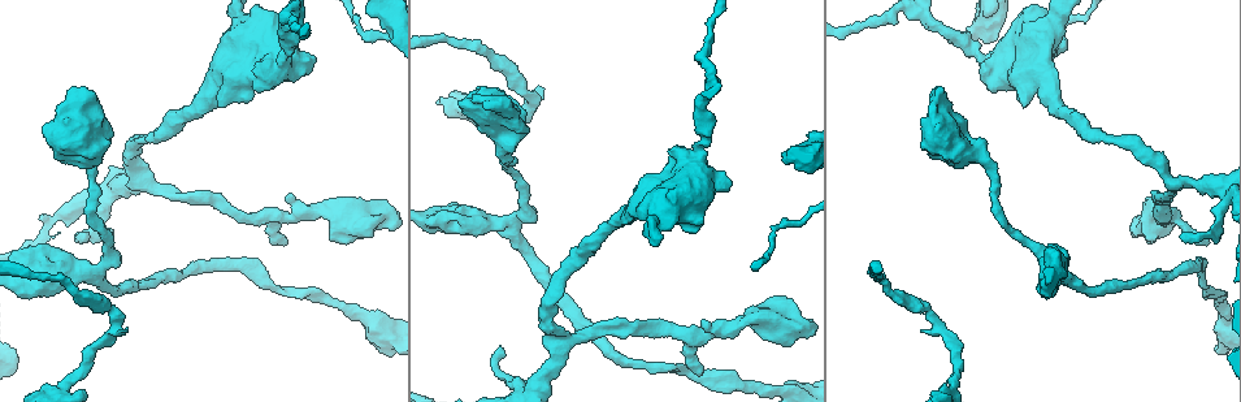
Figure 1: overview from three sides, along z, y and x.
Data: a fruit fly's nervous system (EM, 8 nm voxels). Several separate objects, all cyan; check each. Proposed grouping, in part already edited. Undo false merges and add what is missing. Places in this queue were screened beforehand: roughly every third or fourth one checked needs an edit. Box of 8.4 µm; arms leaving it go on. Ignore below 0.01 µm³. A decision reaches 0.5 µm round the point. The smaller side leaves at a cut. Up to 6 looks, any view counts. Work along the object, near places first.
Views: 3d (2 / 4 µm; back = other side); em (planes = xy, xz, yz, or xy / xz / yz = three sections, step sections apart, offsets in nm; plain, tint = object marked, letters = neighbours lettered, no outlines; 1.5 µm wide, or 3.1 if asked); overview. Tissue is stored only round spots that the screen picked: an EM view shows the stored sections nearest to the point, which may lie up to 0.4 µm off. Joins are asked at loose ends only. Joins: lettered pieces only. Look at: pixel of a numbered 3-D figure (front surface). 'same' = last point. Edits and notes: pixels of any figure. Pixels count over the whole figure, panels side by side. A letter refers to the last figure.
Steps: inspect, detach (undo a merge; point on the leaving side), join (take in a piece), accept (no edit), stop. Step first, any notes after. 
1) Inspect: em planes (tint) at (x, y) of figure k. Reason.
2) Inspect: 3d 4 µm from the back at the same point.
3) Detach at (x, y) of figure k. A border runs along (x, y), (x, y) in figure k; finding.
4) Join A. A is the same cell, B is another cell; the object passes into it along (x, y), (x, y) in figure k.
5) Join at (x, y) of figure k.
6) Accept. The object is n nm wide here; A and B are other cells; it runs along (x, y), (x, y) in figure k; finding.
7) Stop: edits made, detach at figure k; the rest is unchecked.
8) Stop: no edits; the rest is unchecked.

Inspect: em planes (tint) at (765, 254) of figure 1. Thin neck.

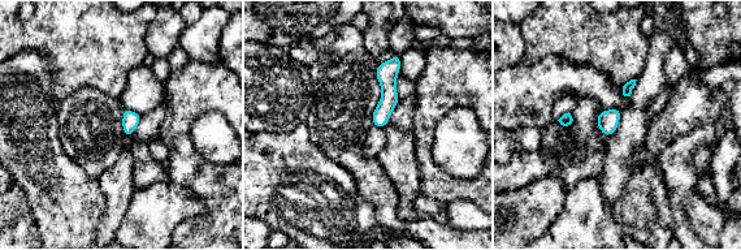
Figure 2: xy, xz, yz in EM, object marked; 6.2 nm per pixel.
Inspect: em planes (letters) at the same point.

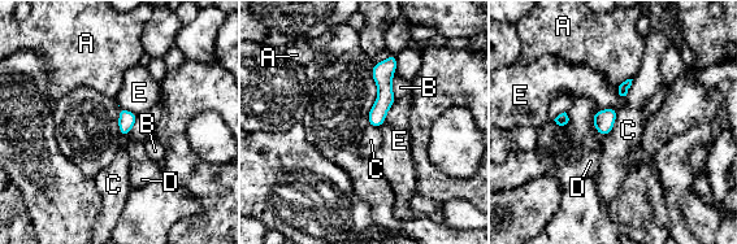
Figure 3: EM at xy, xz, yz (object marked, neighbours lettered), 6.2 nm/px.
Accept. The longest contact is with C, 190 nm; A, B, C, D and E are other cells; it runs along (393, 59), (385, 100), (371, 122) in figure 3; all the same cell.

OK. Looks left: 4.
Inspect: 3d 4 µm at (284, 244) of figure 1. Free end.

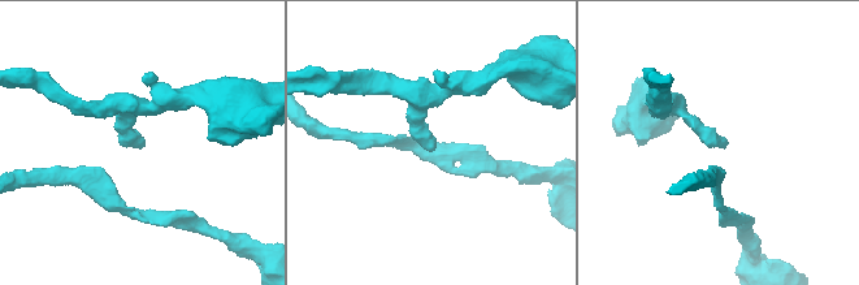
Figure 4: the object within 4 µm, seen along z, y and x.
Inspect: em planes (tint) at (724, 148) of figure 4. Now the EM.

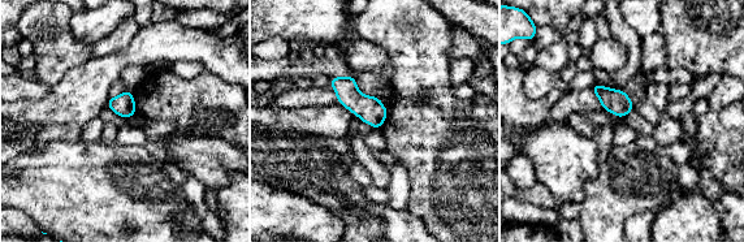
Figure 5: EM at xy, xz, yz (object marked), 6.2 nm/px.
Inspect: em planes (letters) at the same point.

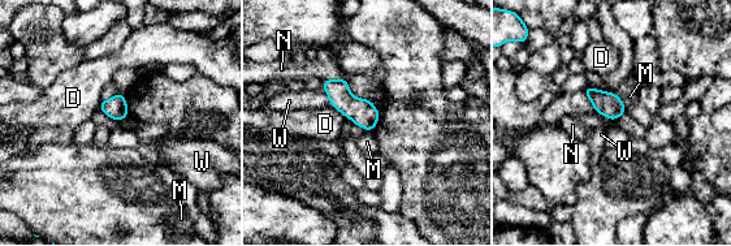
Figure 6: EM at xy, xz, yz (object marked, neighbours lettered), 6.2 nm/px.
Accept. The object is 140 nm wide here; D, M, N and W are other cells; a border runs along (615, 93), (627, 111) in figure 6; none of them fits.

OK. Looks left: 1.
Stop: no edits; the rest is unchecked.

